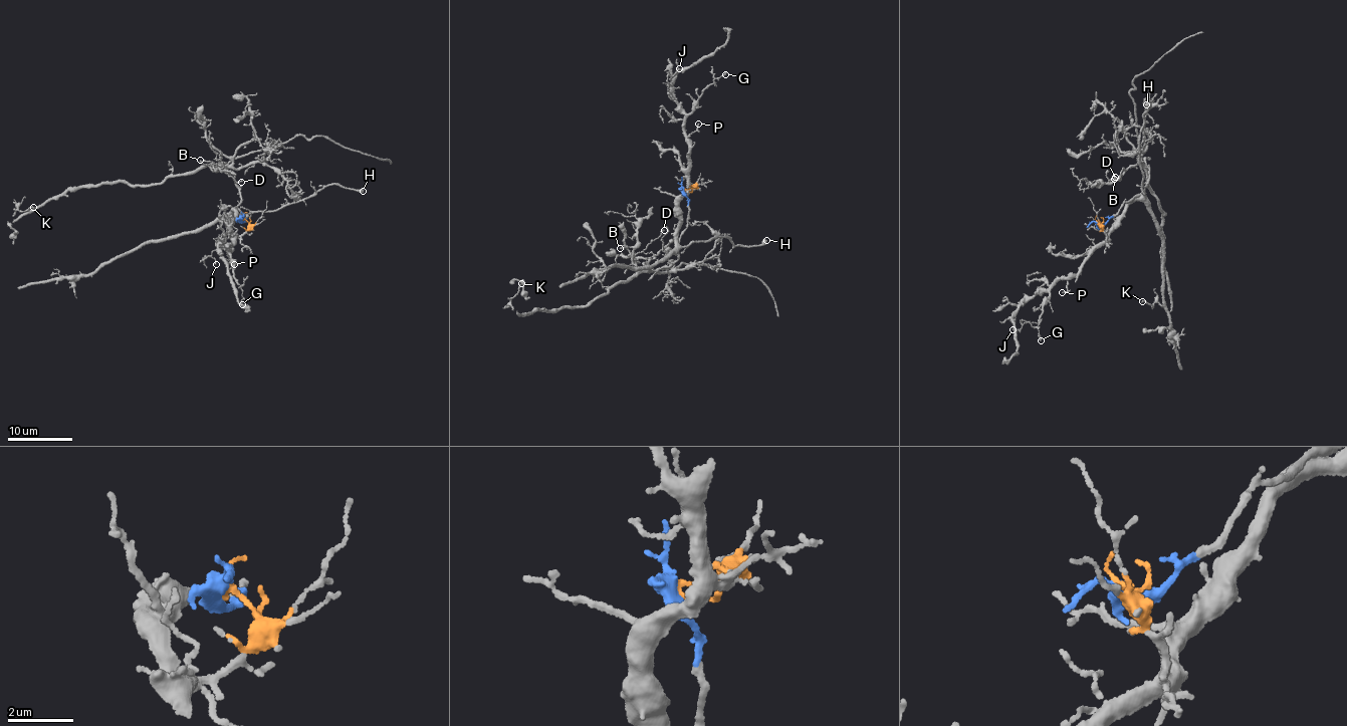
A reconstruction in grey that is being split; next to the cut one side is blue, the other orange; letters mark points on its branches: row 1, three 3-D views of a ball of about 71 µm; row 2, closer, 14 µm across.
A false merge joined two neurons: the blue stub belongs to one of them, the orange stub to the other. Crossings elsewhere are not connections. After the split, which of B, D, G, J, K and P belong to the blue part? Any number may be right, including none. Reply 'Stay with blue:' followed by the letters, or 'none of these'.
Stay with blue: B, D, K

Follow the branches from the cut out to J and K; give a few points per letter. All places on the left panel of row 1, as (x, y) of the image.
J: (242, 218), (248, 226), (235, 238), (231, 250), (229, 246), (217, 246), (212, 252), (215, 264)
K: (242, 218), (234, 177), (211, 165), (158, 184), (68, 187), (15, 219), (17, 208), (34, 208)

